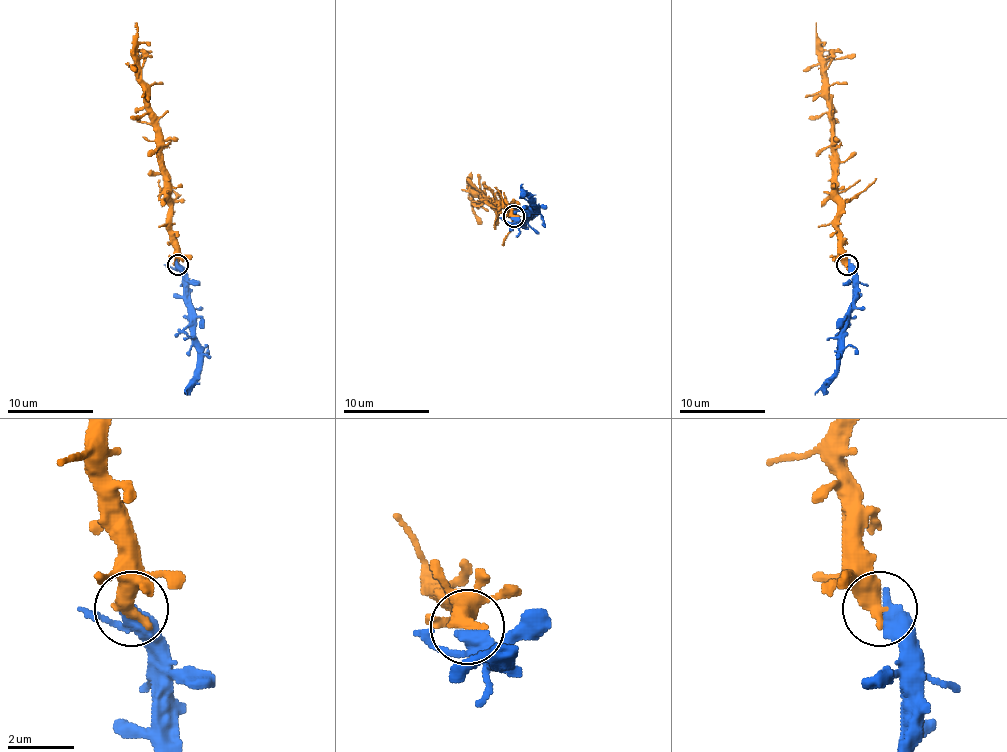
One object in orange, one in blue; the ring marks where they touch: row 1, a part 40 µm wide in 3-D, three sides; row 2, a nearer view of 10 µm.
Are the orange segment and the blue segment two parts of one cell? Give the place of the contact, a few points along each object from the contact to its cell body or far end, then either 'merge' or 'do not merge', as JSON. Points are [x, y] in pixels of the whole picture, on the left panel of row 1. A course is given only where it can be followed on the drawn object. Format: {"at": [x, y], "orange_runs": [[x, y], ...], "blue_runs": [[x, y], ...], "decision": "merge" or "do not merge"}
{"at": [178, 264], "orange_runs": [[178, 264], [170, 227], [170, 174], [161, 152], [161, 128], [142, 79], [135, 23]], "blue_runs": [[178, 264], [178, 270], [185, 277], [185, 305], [198, 350], [198, 378], [185, 391], [187, 395]], "decision": "merge"}

